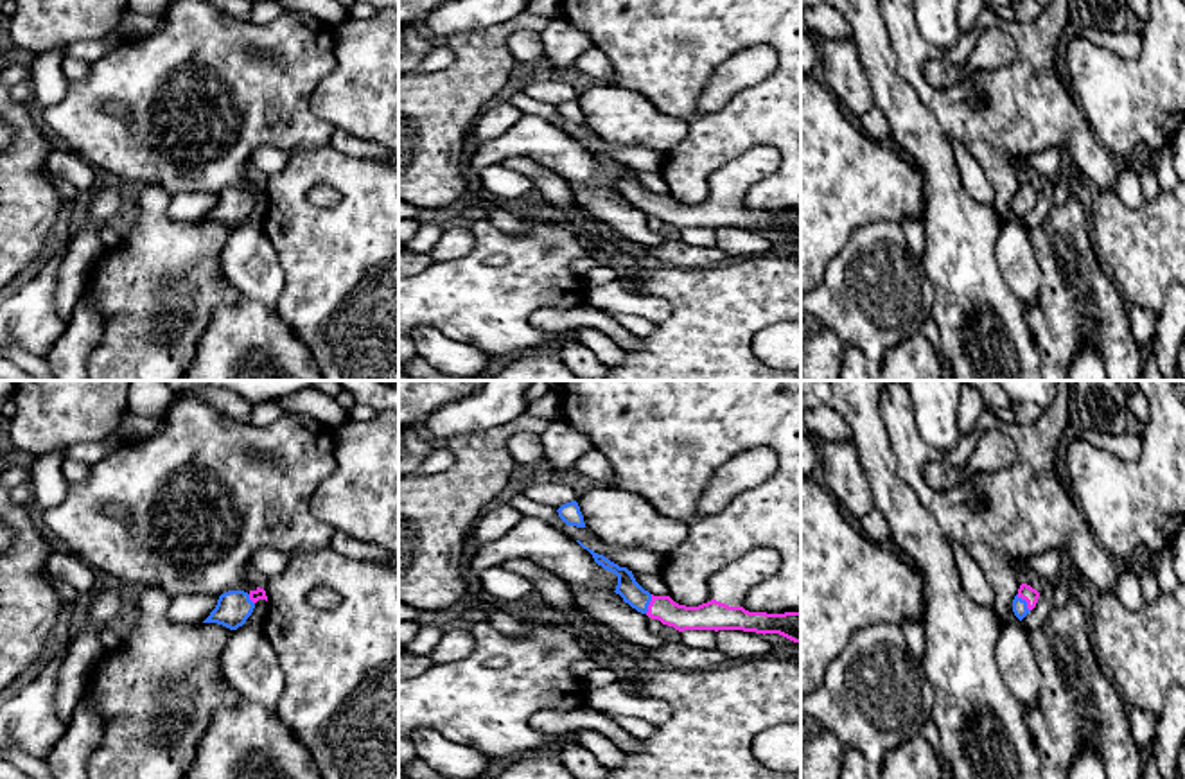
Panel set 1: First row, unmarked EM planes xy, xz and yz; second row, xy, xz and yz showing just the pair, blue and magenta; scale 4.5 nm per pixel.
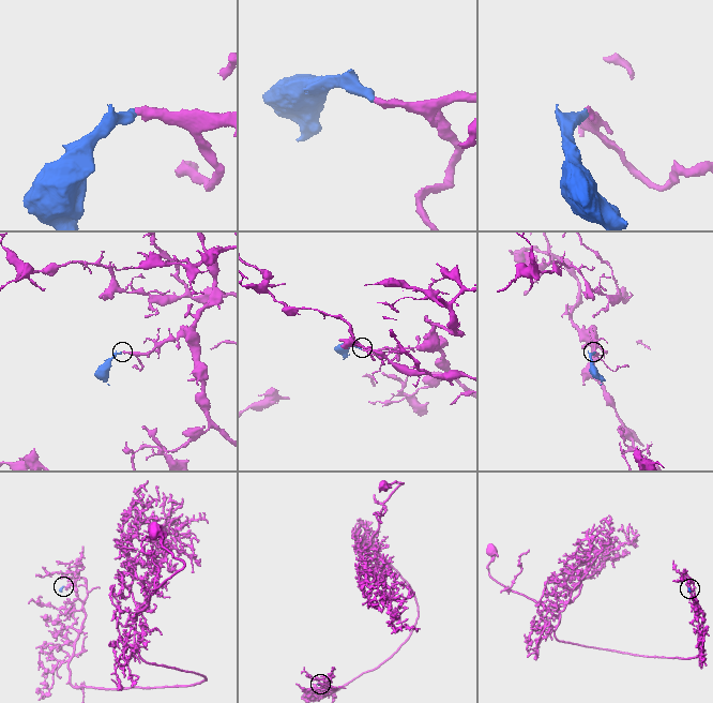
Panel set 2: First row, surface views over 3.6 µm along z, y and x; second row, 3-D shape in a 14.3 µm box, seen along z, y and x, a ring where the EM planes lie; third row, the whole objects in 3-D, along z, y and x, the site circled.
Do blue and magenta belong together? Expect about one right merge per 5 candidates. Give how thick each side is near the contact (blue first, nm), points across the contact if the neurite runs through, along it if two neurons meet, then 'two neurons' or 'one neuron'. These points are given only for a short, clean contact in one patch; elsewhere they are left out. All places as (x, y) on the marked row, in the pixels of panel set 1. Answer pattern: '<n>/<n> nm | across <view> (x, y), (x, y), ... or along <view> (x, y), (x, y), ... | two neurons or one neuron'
70/70 nm | across yz (1020, 609), (1026, 602), (1027, 593) | one neuron

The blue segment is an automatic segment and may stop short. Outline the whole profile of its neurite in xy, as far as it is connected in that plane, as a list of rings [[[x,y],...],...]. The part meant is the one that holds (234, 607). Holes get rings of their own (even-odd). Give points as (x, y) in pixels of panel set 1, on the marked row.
[[[257,587],[255,591],[228,591],[219,596],[215,608],[203,623],[217,623],[230,630],[237,630],[251,616],[255,603],[266,600],[266,591]]]

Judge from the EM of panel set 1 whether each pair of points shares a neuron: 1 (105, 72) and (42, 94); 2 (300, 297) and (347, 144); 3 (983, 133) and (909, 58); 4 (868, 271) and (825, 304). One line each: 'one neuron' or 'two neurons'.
1: two neurons
2: two neurons
3: one neuron
4: one neuron

